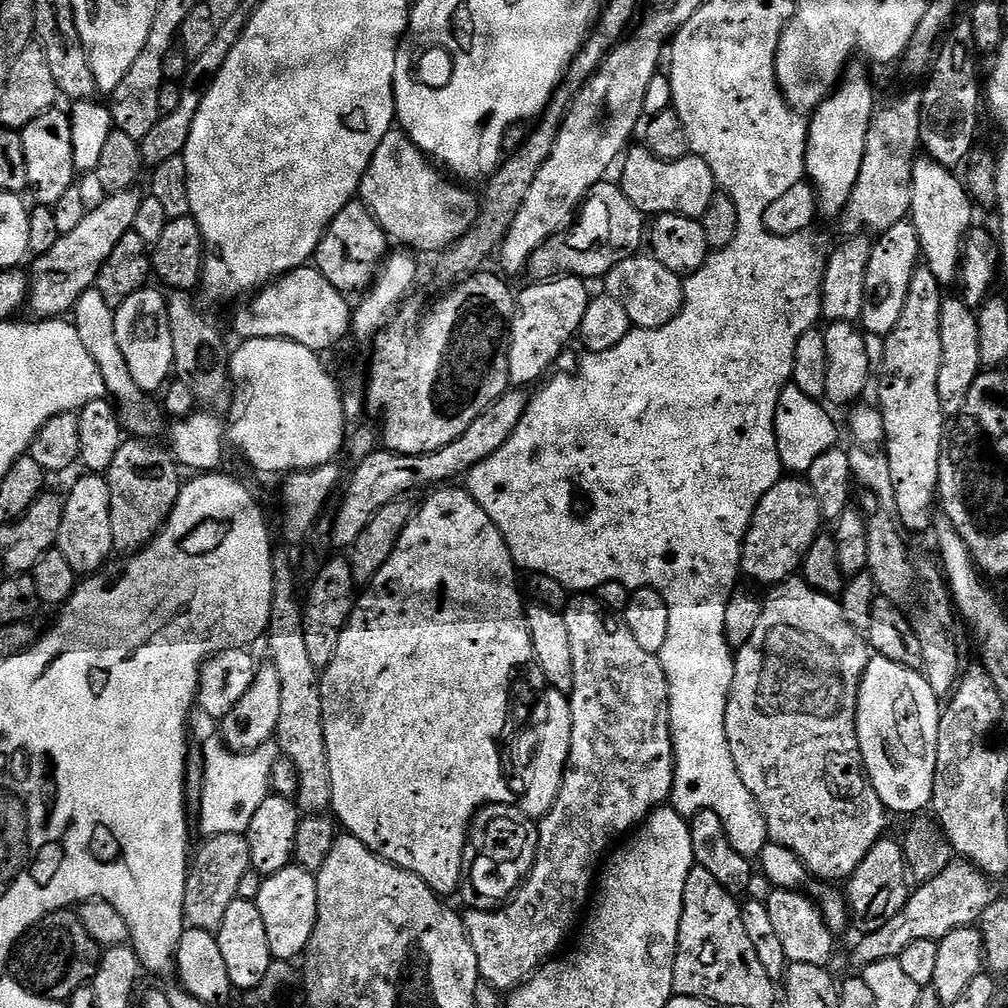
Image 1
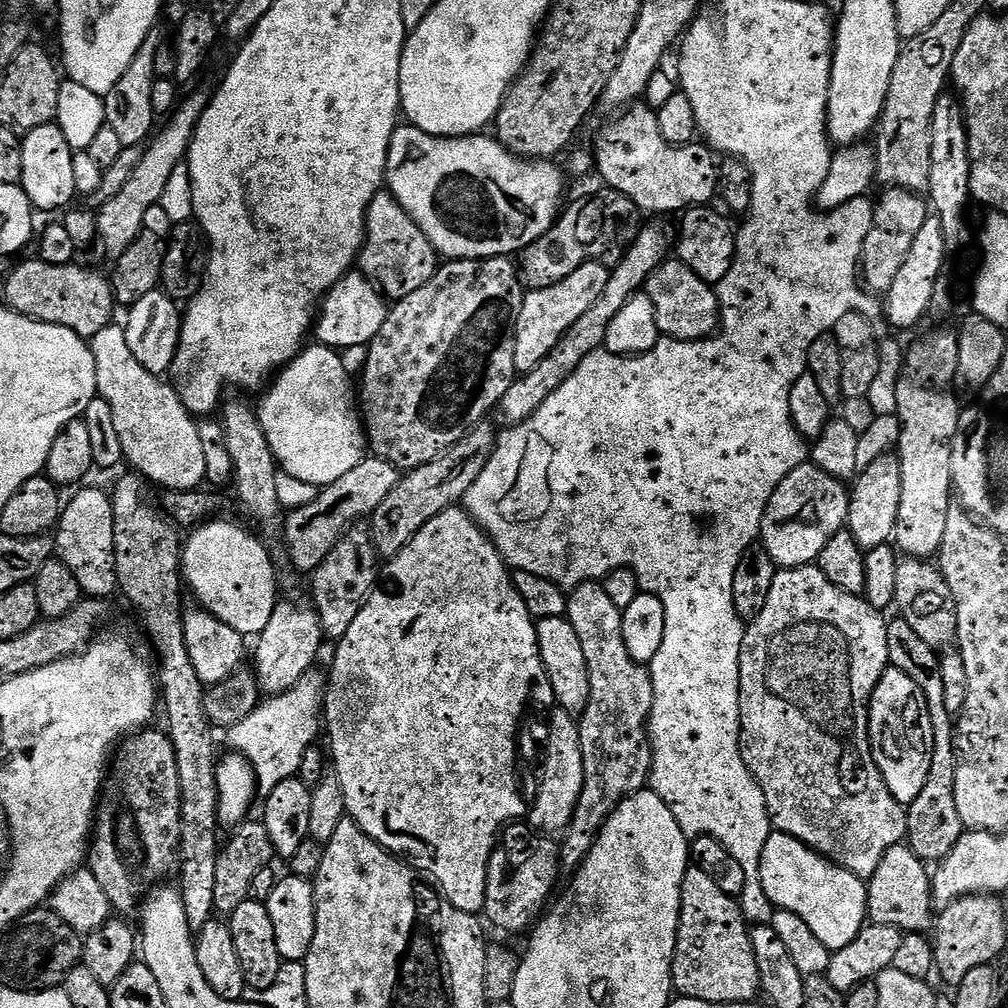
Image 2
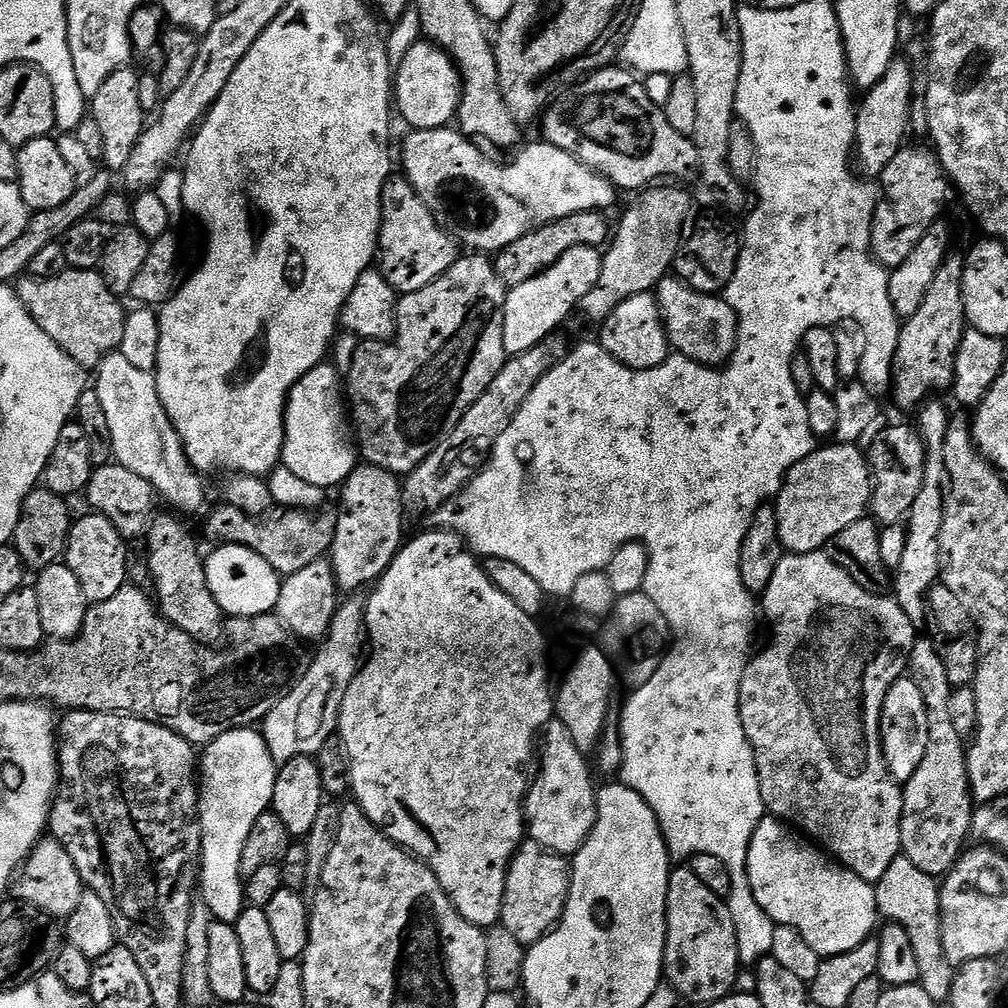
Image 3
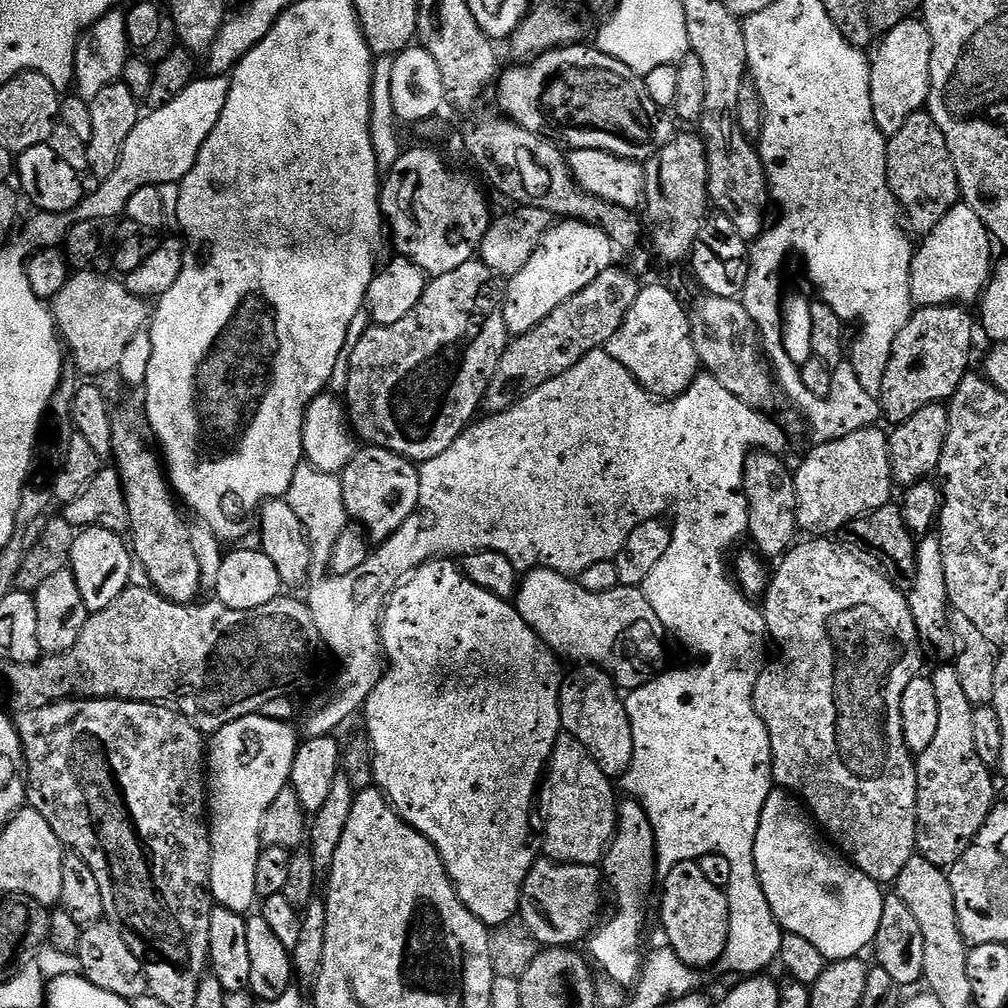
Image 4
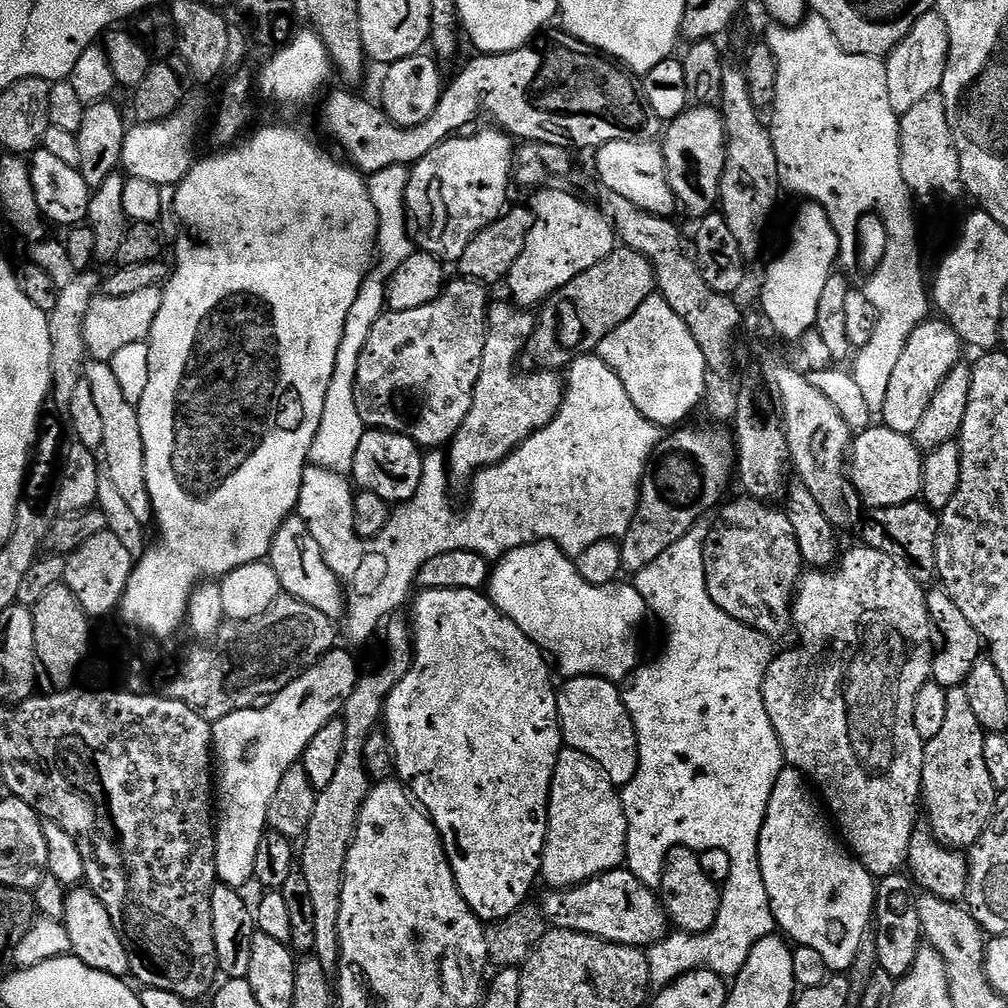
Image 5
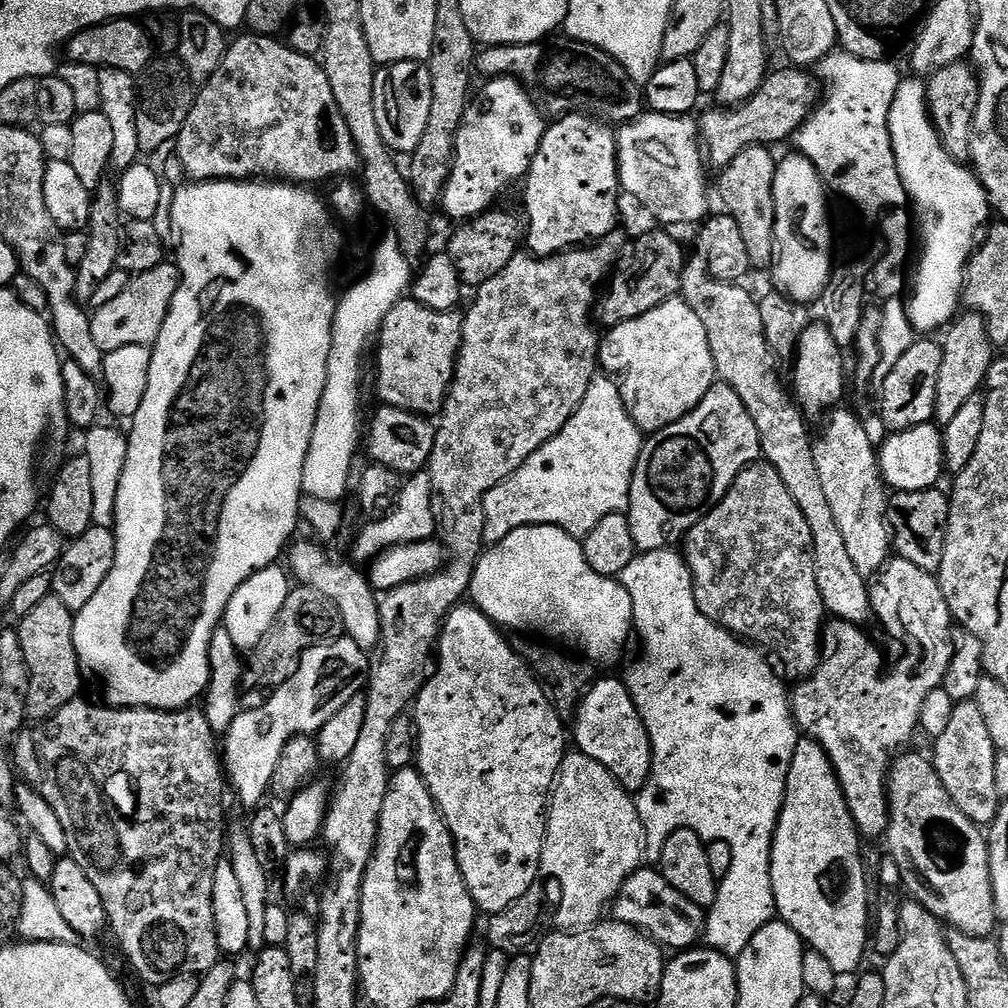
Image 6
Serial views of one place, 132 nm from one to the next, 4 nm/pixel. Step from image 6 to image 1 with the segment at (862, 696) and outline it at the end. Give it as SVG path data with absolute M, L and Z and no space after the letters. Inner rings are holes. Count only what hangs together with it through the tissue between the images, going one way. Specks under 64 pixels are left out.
M789 578L771 589L772 592L763 601L762 618L758 618L758 627L750 634L750 642L735 653L734 682L726 702L726 742L734 758L734 766L750 794L756 799L756 805L764 816L768 827L768 839L773 844L786 846L804 863L805 869L820 880L847 881L857 866L866 858L866 854L878 841L885 839L890 813L878 798L874 786L868 781L864 762L860 759L860 747L856 737L856 695L860 689L860 679L870 659L870 645L862 632L846 620L841 601L835 596L827 596L814 590L803 578Z

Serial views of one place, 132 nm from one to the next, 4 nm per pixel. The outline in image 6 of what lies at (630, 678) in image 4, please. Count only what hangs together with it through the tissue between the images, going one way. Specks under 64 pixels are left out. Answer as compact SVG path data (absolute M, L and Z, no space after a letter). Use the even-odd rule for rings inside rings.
M545 524L519 527L481 555L472 572L470 600L497 626L517 628L520 632L541 632L552 640L569 640L580 644L592 660L614 659L623 650L628 632L630 636L634 628L630 594L619 579L594 571L586 562L583 543L577 537L566 534L560 527Z

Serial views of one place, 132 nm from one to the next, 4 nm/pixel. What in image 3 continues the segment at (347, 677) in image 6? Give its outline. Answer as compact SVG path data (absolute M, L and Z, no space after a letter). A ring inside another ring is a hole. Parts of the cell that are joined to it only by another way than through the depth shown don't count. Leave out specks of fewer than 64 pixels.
M255 727L235 728L211 740L202 752L200 832L202 863L199 887L204 903L219 923L235 925L246 907L246 880L240 871L254 822L269 811L274 798L278 763Z

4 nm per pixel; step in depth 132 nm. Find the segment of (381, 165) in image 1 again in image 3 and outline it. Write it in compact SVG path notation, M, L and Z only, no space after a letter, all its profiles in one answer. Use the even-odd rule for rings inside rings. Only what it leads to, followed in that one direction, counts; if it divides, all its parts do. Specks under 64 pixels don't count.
M452 126L421 128L407 134L409 136L404 140L403 175L407 176L422 202L437 217L452 215L453 222L460 224L454 228L459 243L468 247L465 249L475 250L480 254L499 254L518 242L518 238L530 234L533 228L552 224L570 214L608 210L618 195L616 185L611 184L601 172L594 171L590 165L583 164L566 150L547 142L525 143L509 164L499 164L476 145L479 143L473 142Z

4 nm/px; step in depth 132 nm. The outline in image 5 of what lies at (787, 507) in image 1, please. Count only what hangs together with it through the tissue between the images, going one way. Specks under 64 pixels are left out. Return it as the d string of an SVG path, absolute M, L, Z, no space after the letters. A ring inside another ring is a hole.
M869 426L853 439L846 476L855 495L868 503L869 509L908 504L921 495L924 456L911 436L903 436L883 426Z

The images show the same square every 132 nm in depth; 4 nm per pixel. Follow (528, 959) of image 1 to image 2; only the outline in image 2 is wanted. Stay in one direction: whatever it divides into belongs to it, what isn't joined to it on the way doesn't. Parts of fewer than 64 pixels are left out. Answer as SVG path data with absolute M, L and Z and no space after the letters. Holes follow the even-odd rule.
M591 580L579 584L567 593L568 610L566 619L578 634L578 642L582 645L582 655L586 660L586 674L589 675L590 698L586 702L584 713L578 717L580 745L582 746L582 770L584 771L584 789L578 798L578 804L572 820L562 833L558 853L560 864L565 869L575 870L586 858L606 822L606 818L628 796L635 792L645 791L652 774L652 748L648 745L648 715L654 700L651 671L645 665L636 664L626 650L622 622L622 610L614 606L608 597L603 583Z

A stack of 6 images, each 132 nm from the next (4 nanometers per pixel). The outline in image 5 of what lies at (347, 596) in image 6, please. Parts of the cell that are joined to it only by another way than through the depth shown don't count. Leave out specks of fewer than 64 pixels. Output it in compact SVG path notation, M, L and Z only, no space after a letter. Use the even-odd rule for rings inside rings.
M298 514L288 516L279 527L267 559L274 572L278 574L281 589L287 595L306 602L306 606L314 606L314 610L322 610L322 614L331 618L333 622L341 619L346 608L346 589L334 574L334 570L330 570L326 565L321 547Z

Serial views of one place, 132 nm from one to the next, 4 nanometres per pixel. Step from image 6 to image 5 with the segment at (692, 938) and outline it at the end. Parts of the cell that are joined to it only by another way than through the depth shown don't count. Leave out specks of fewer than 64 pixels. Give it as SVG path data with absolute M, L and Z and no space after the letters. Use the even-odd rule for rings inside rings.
M624 866L613 872L604 872L593 880L587 880L585 884L545 893L544 901L539 901L538 907L552 928L581 932L606 942L641 950L660 944L670 934L668 911L661 904L659 895L634 878L634 874Z

